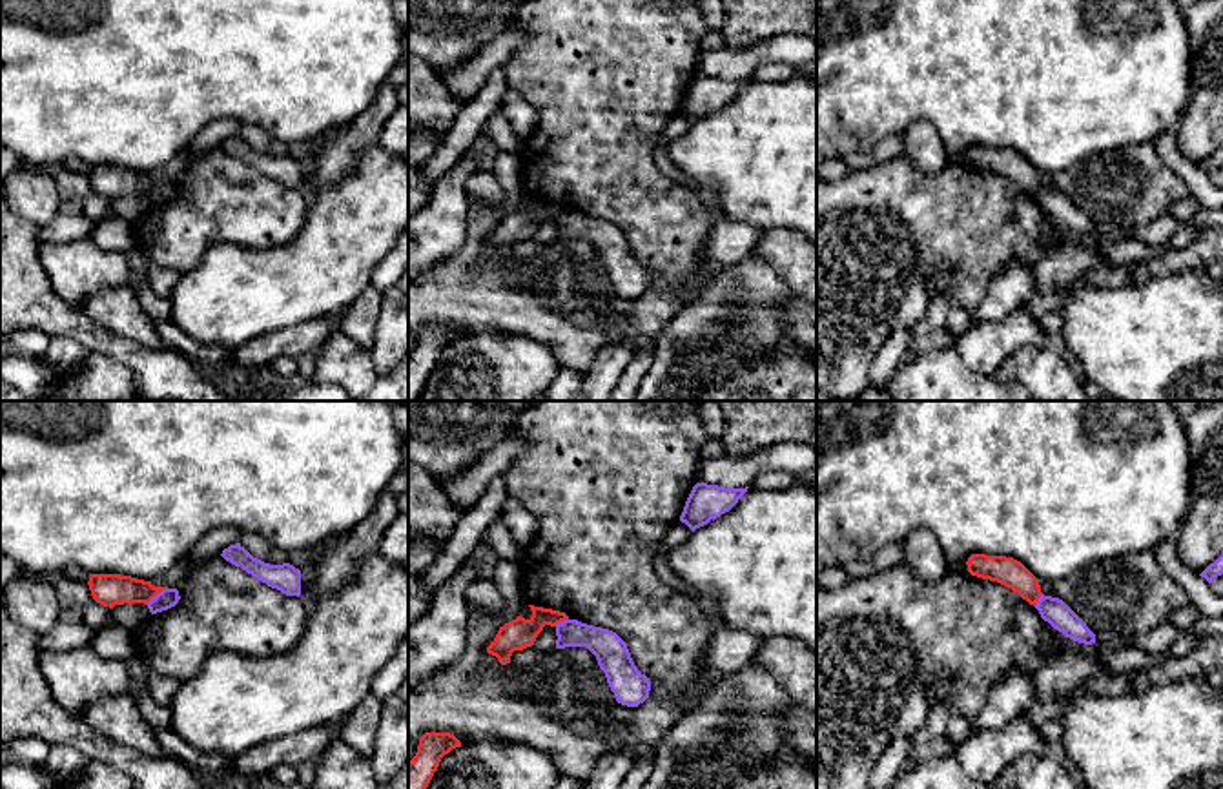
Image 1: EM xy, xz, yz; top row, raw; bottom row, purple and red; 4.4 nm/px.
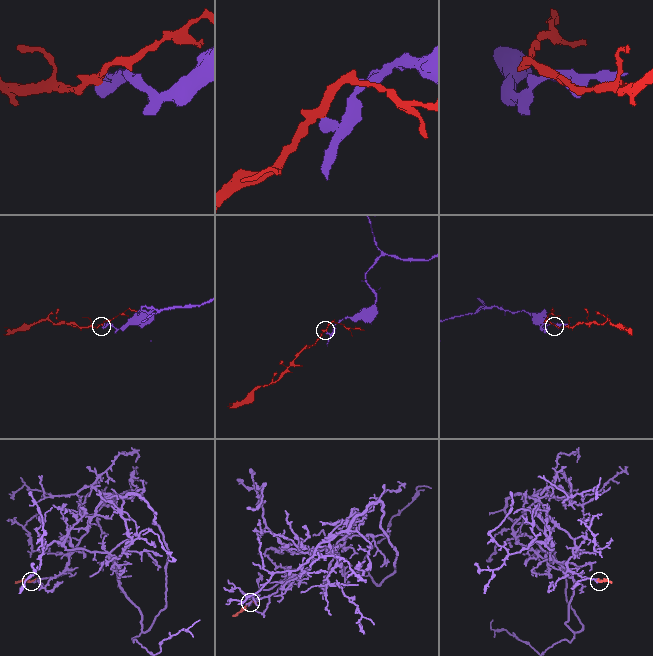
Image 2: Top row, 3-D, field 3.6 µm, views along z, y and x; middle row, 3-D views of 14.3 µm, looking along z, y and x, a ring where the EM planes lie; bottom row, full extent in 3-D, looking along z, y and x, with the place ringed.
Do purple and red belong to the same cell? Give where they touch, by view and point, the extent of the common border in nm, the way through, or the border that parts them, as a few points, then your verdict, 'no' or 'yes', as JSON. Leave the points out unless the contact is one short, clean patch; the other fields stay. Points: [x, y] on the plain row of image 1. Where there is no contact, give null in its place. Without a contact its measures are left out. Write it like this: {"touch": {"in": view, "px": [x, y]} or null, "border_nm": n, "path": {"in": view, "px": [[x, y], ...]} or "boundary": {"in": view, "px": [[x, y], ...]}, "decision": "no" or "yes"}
{"touch": {"in": "xy", "px": [157, 186]}, "border_nm": 110, "boundary": {"in": "xy", "px": [[164, 181], [146, 195]]}, "decision": "no"}

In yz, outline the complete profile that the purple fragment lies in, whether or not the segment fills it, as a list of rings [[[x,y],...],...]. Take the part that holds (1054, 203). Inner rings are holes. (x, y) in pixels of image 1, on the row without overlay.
[[[1043,186],[1035,200],[1039,202],[1044,213],[1048,213],[1066,230],[1084,237],[1095,235],[1095,226],[1063,191]]]

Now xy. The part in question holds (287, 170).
[[[241,135],[230,137],[221,146],[226,153],[241,159],[259,173],[286,188],[301,188],[301,162],[290,155],[270,157],[253,149]]]

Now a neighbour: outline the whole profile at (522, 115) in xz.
[[[509,89],[503,97],[501,109],[510,122],[514,133],[525,140],[534,135],[538,126],[540,111],[518,91]]]

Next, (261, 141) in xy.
[[[242,124],[241,128],[241,138],[244,138],[253,149],[270,155],[270,157],[283,157],[288,155],[288,146],[279,142],[275,137],[266,133],[264,129]]]

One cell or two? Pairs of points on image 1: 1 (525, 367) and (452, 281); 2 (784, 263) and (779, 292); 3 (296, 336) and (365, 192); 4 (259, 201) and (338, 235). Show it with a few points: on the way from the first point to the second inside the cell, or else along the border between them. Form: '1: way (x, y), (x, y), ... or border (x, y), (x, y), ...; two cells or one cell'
1: border (462, 336), (529, 336), (542, 343); two cells
2: border (753, 252), (795, 296); two cells
3: border (334, 312), (259, 336); two cells
4: border (310, 197), (299, 232), (272, 248); two cells

